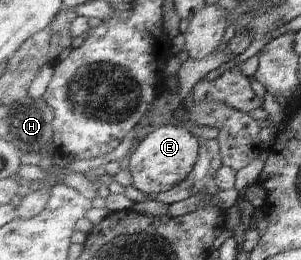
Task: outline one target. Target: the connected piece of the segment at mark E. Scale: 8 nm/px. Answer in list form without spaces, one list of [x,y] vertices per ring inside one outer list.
[[[165,125],[154,129],[148,136],[135,145],[135,151],[129,158],[129,170],[133,177],[132,186],[147,195],[154,195],[169,191],[183,180],[186,180],[197,164],[199,152],[201,151],[201,139],[188,132],[182,125]]]

